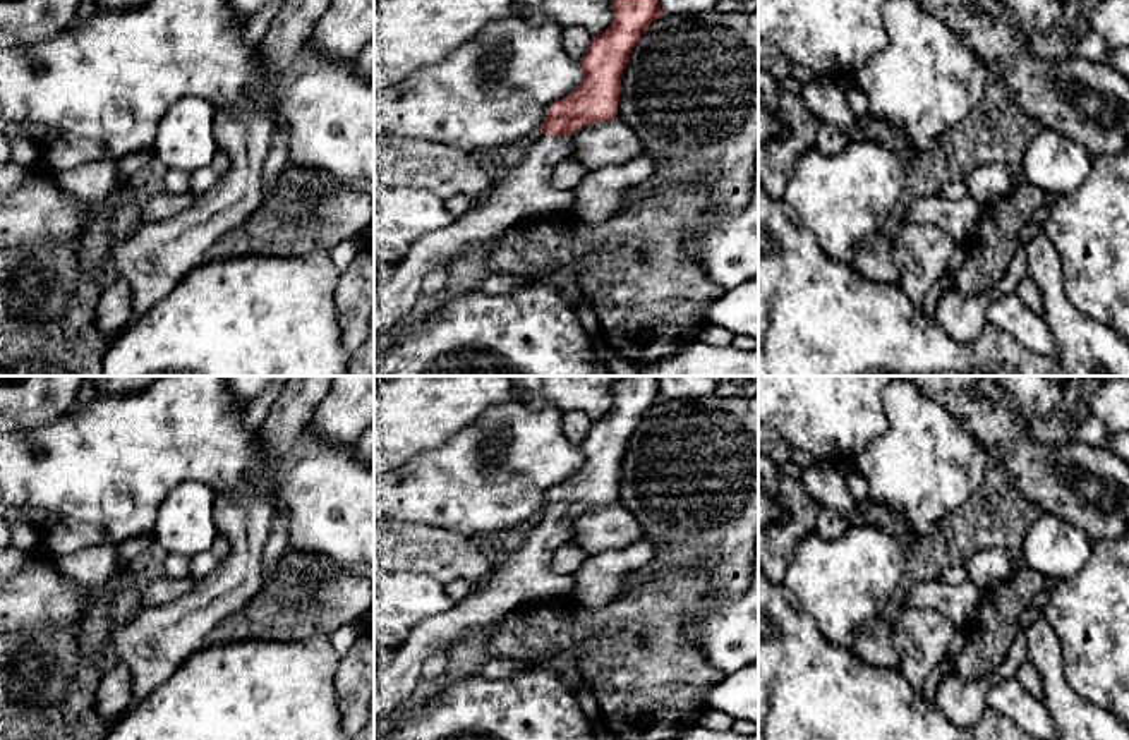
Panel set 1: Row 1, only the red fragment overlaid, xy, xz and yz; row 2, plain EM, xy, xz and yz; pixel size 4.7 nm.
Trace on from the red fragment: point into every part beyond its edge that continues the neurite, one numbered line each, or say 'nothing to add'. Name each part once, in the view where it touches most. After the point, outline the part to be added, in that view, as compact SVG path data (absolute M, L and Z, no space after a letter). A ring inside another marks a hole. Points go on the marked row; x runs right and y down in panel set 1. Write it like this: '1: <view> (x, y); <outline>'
1: xz (524, 191); M539 134L525 156L494 182L486 199L450 227L414 242L395 273L374 290L374 337L388 337L412 311L424 276L438 266L451 268L467 256L479 256L487 240L535 213L570 211L575 192L549 184L552 168L571 155L571 137Z

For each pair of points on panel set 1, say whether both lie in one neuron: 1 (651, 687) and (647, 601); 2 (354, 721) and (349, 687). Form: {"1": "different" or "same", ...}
{"1": "same", "2": "same"}

